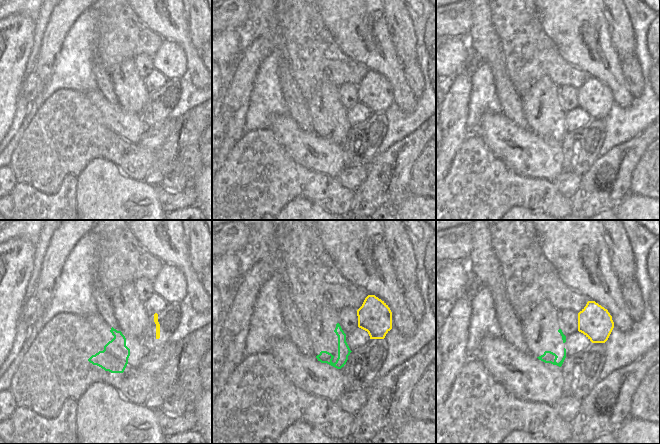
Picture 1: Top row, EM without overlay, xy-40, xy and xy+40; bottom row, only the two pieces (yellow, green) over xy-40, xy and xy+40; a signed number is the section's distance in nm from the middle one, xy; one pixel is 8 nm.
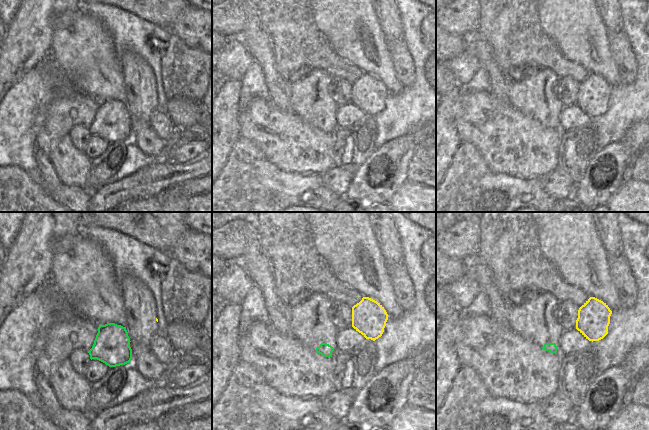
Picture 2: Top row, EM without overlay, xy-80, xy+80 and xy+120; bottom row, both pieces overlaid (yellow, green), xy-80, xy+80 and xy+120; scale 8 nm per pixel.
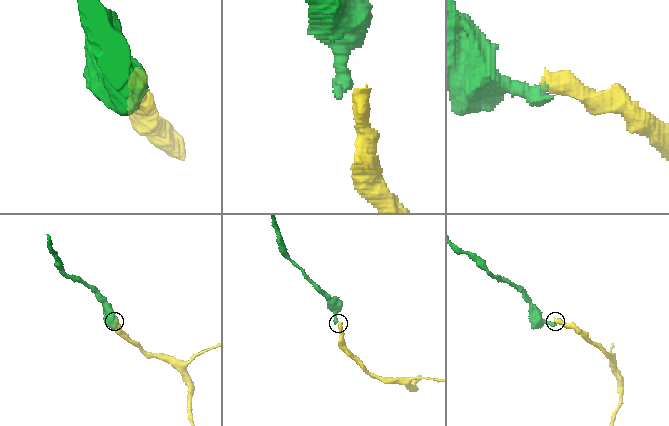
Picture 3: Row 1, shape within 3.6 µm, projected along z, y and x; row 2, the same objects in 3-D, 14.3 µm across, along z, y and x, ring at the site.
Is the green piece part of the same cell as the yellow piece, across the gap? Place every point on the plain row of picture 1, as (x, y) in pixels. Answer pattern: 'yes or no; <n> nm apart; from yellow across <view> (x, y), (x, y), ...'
yes; 110 nm apart; from yellow across xy+40 (578, 106), (565, 112)

